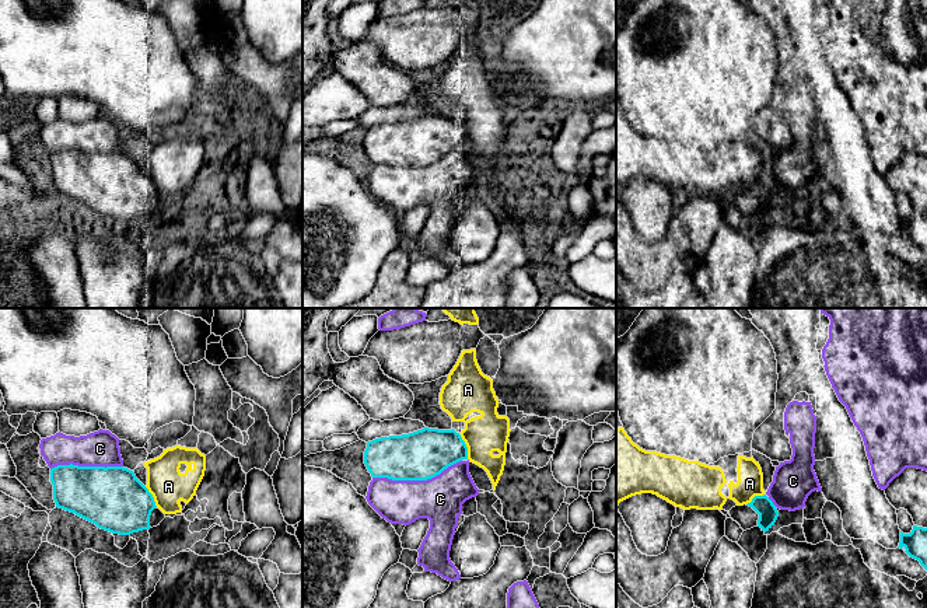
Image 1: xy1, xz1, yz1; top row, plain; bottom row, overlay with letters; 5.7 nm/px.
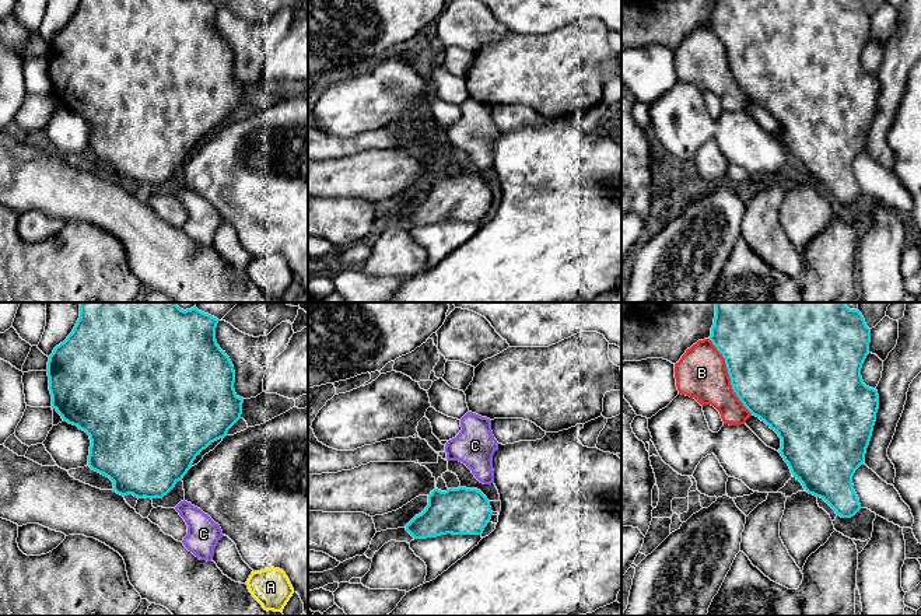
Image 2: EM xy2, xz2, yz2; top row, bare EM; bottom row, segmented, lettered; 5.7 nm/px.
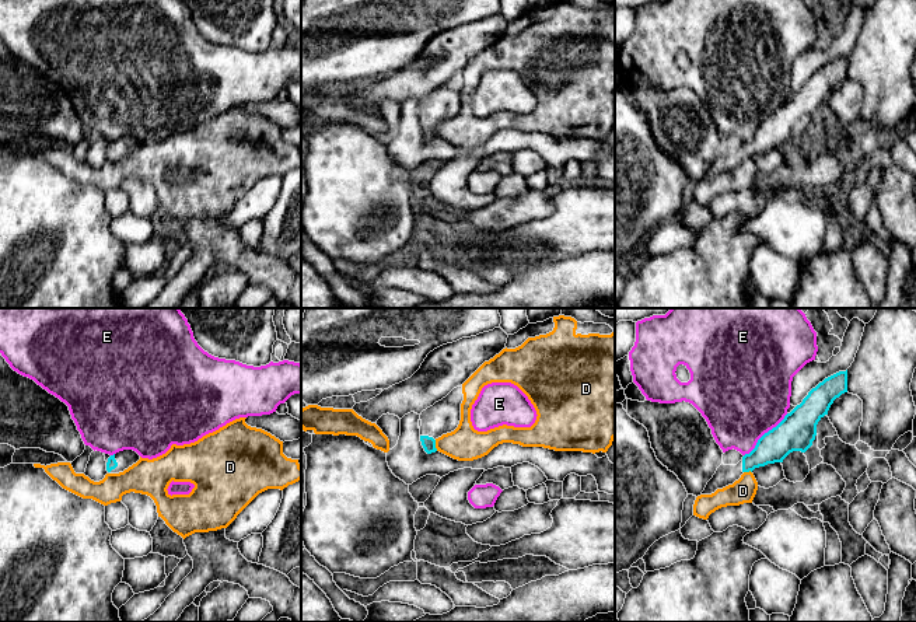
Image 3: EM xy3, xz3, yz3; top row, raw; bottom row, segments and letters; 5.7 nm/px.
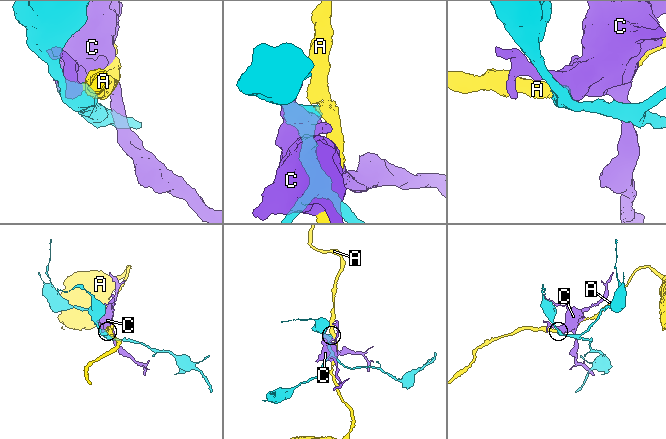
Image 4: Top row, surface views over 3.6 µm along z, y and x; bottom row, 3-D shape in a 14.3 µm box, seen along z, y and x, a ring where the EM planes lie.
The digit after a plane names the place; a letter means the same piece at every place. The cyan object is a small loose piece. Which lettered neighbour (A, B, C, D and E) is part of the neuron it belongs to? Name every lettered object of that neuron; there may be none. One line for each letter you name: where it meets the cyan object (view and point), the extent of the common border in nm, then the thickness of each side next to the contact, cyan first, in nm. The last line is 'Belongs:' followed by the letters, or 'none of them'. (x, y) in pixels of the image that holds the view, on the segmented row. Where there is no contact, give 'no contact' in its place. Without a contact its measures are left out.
Belongs: none of them

